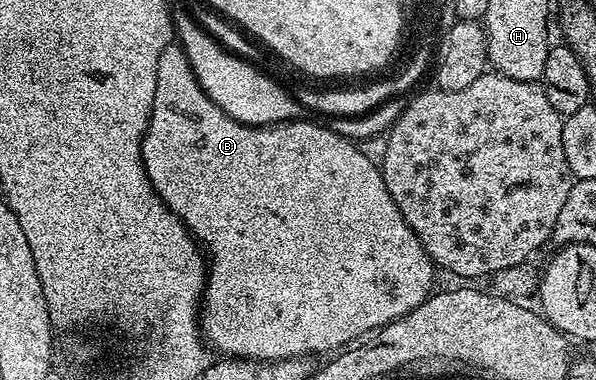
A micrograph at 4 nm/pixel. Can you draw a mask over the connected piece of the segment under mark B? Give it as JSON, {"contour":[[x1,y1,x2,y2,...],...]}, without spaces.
{"contour":[[177,43,163,47,163,55,159,55,159,71,155,71,155,79,157,80,155,83,155,103,151,107,151,119,149,120,147,131,145,132,145,138,141,144,141,158,145,164,147,179,151,183,153,190,159,195,161,202,163,202,163,204,166,205,187,228,189,228,193,238,196,239,198,245,200,245,202,250,207,254,207,280,205,282,205,296,199,314,199,328,203,334,204,340,208,342,212,348,214,345,214,347,221,352,218,354,224,355,229,359,256,359,258,361,282,361,288,357,309,357,310,355,314,355,313,353,325,353,324,355,329,355,334,351,340,350,342,347,348,347,354,344,358,339,364,338,366,335,381,329,384,325,407,315,411,311,415,311,421,303,428,300,430,292,434,288,433,273,435,274,435,266,433,260,427,255,427,251,419,243,415,231,411,231,407,219,403,219,399,207,395,207,395,199,391,199,391,191,387,191,387,187,383,183,383,175,381,174,378,162,374,160,374,158,372,161,372,159,360,149,360,147,362,147,360,144,354,143,346,137,341,137,328,124,316,125,315,122,303,121,304,119,296,119,284,124,263,125,260,127,255,125,244,125,243,122,239,122,232,118,231,115,223,112,223,110,205,94,204,90,200,87,200,83,198,83,196,79,196,75,193,74,192,67,190,67,188,63,187,55]]}

